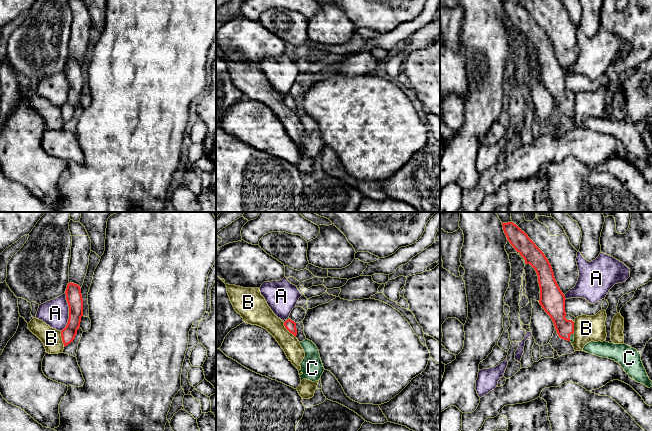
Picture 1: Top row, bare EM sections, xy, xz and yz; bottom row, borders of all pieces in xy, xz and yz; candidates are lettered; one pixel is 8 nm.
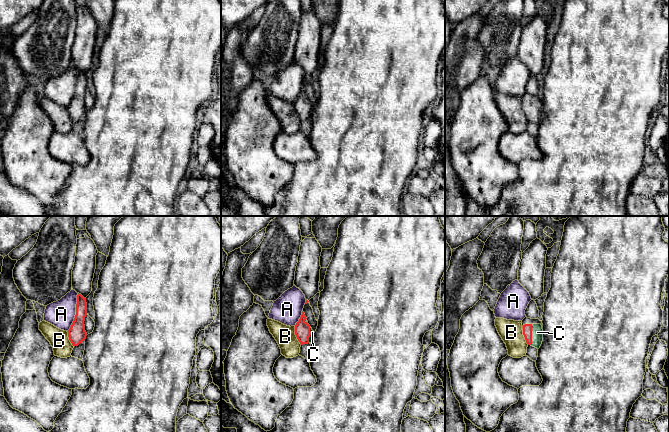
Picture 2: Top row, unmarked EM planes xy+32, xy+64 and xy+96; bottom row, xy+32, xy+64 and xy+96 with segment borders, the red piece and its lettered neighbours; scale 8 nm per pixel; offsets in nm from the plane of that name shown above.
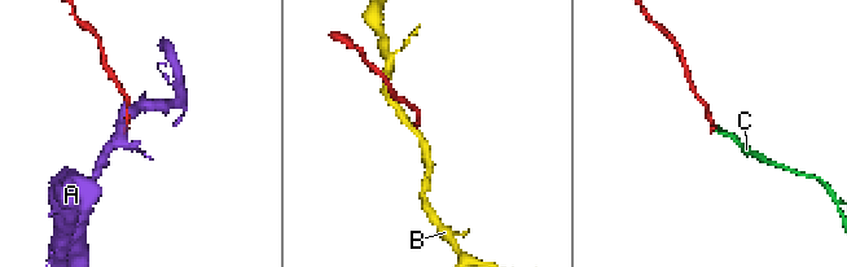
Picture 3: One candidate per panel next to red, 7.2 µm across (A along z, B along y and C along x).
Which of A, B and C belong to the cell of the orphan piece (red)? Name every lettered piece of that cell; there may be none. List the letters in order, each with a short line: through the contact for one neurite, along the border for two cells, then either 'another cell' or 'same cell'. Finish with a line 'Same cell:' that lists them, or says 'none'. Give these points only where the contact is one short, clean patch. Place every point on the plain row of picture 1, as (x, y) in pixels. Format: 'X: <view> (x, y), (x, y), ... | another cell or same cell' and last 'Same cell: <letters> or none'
A: xy (65, 69), (68, 82), (68, 98), (61, 107) | another cell
B: xz (283, 98), (283, 101), (295, 113) | another cell
C: yz (555, 85), (559, 97), (569, 112), (572, 111) | same cell
Same cell: C

